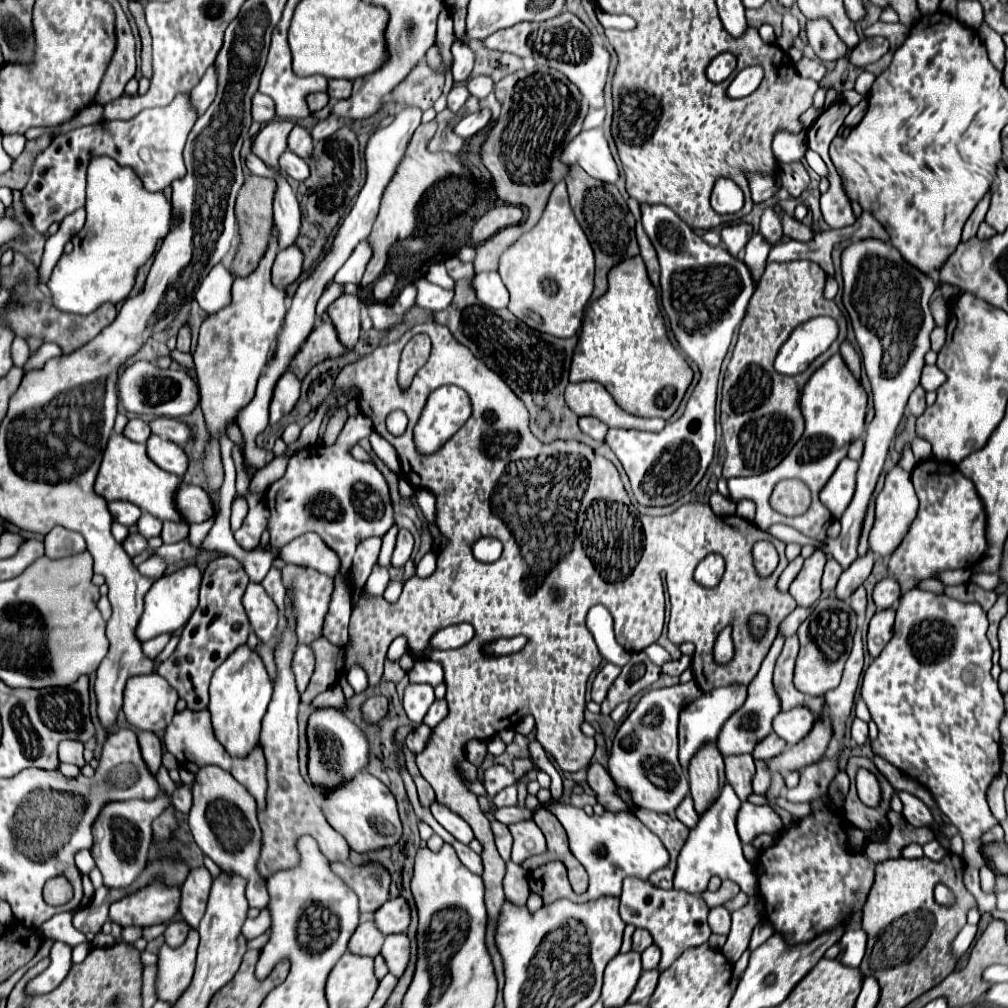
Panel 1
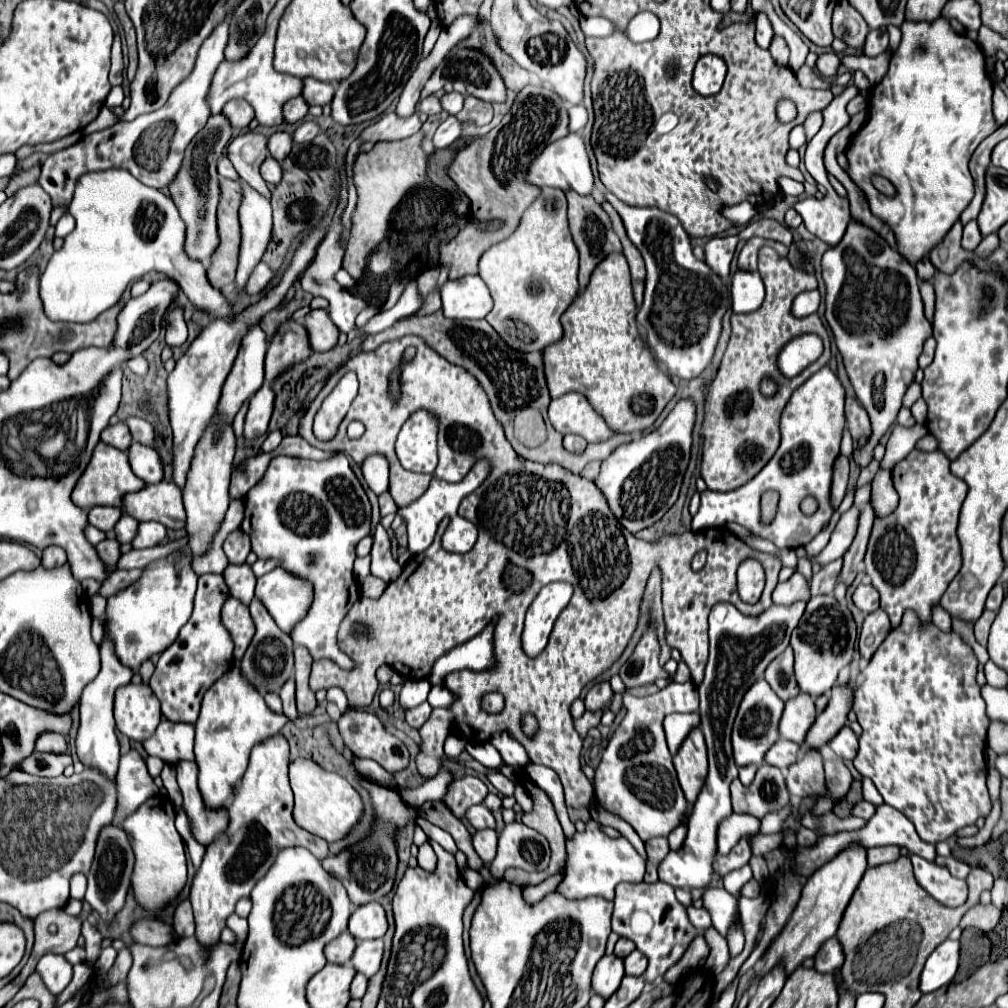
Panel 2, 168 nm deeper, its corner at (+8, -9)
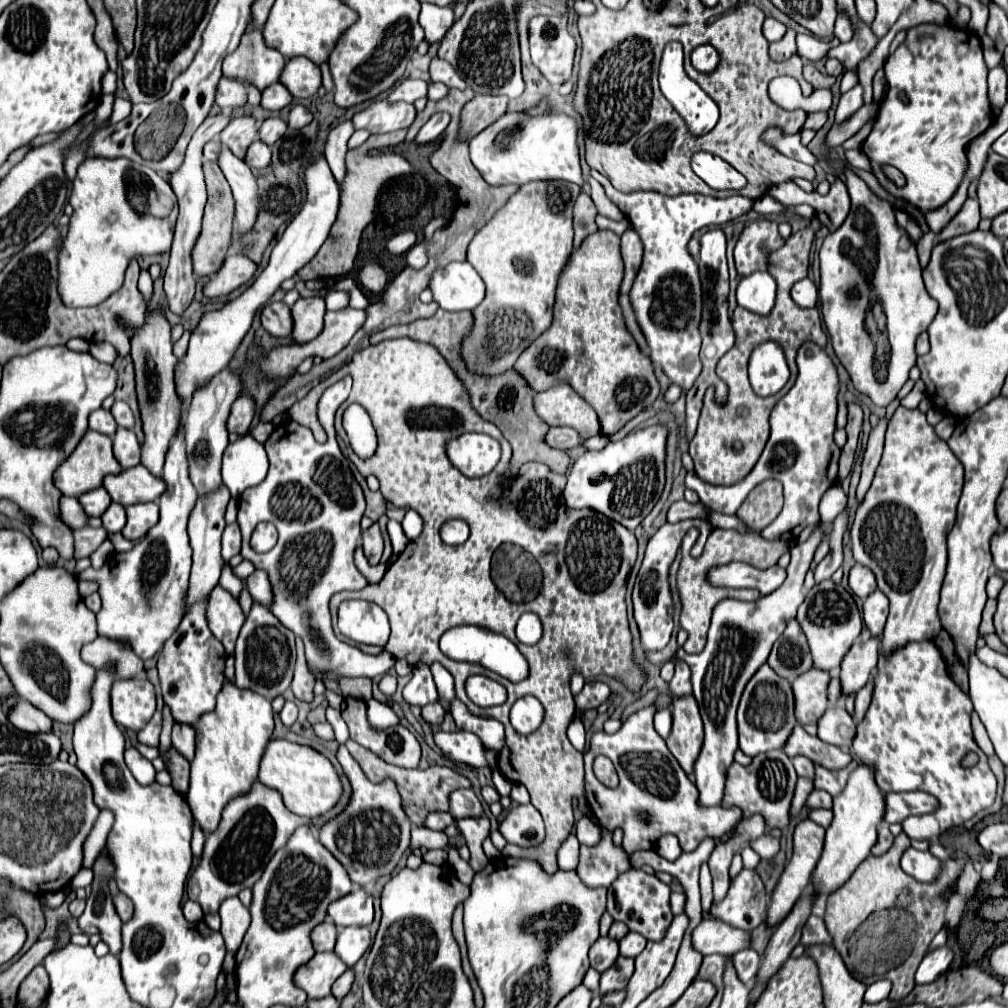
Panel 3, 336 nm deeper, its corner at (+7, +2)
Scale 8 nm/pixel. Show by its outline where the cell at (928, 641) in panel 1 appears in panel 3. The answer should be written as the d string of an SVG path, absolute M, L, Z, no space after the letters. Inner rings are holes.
M934 640L910 642L890 654L880 650L872 702L858 724L852 752L862 764L874 770L876 784L882 792L922 790L938 798L940 808L936 812L906 818L902 824L912 840L936 838L948 828L974 818L994 802L996 778L988 768L988 758L974 742L970 726L972 712L970 696L948 674ZM968 752L976 752L980 758L974 768L962 766L962 758Z

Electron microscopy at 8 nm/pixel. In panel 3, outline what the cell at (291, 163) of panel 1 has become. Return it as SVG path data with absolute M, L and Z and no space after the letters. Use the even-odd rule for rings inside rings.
M256 140L250 144L250 150L246 154L246 164L254 170L264 170L270 166L270 158L272 158L270 146L264 144L262 140Z

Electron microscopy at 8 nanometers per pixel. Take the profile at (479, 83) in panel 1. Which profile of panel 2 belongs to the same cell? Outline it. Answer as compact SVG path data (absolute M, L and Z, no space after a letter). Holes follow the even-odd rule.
M445 93L441 97L441 105L443 105L443 111L447 111L449 115L457 115L461 109L463 109L463 95L461 93Z

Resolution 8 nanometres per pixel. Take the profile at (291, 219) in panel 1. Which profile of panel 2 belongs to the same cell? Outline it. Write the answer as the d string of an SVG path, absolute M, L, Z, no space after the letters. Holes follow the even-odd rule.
M247 131L233 137L227 147L227 157L233 163L239 177L269 199L269 187L259 173L259 165L267 155L267 137L255 131Z

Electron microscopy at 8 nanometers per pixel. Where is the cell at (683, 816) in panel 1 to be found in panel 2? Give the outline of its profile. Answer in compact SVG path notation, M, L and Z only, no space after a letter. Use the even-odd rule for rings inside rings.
M679 825L677 829L671 831L671 835L667 837L667 841L669 841L669 849L671 849L671 851L673 851L673 849L679 849L679 847L683 845L685 833L687 833L687 825Z

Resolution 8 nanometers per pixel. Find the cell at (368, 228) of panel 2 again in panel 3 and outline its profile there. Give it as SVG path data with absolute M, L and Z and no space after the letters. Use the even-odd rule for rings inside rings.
M398 130L398 132L390 132L390 134L378 134L378 136L370 136L360 148L348 150L346 154L346 182L342 184L342 196L340 196L340 212L334 224L334 242L326 242L320 252L308 262L308 266L304 266L298 276L306 282L312 278L332 278L332 276L344 276L352 270L356 254L358 254L358 244L360 244L360 236L364 232L364 228L374 220L374 210L376 210L376 200L378 194L382 190L382 186L398 176L410 174L414 168L412 164L398 152L388 150L382 152L386 148L392 148L400 142L404 142L406 130Z

